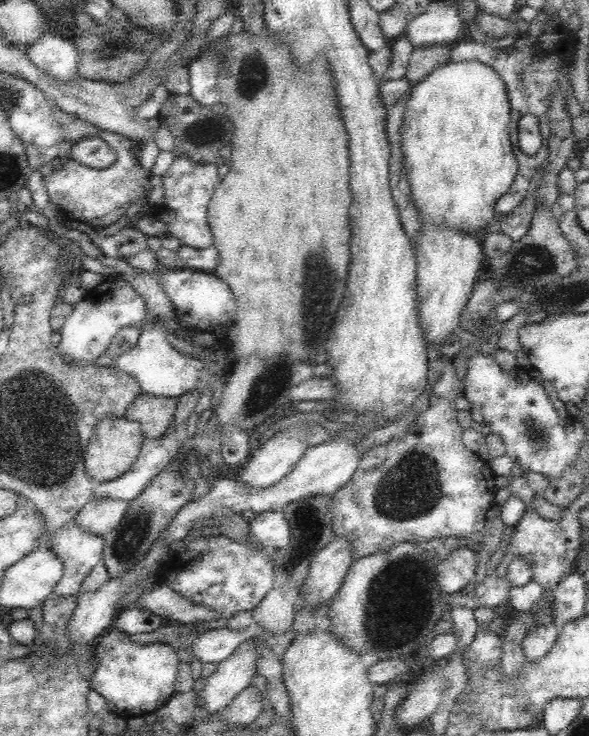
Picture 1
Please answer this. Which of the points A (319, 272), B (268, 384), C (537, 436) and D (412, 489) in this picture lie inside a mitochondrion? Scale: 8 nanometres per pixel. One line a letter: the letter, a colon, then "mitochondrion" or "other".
A: mitochondrion
B: mitochondrion
C: mitochondrion
D: mitochondrion

